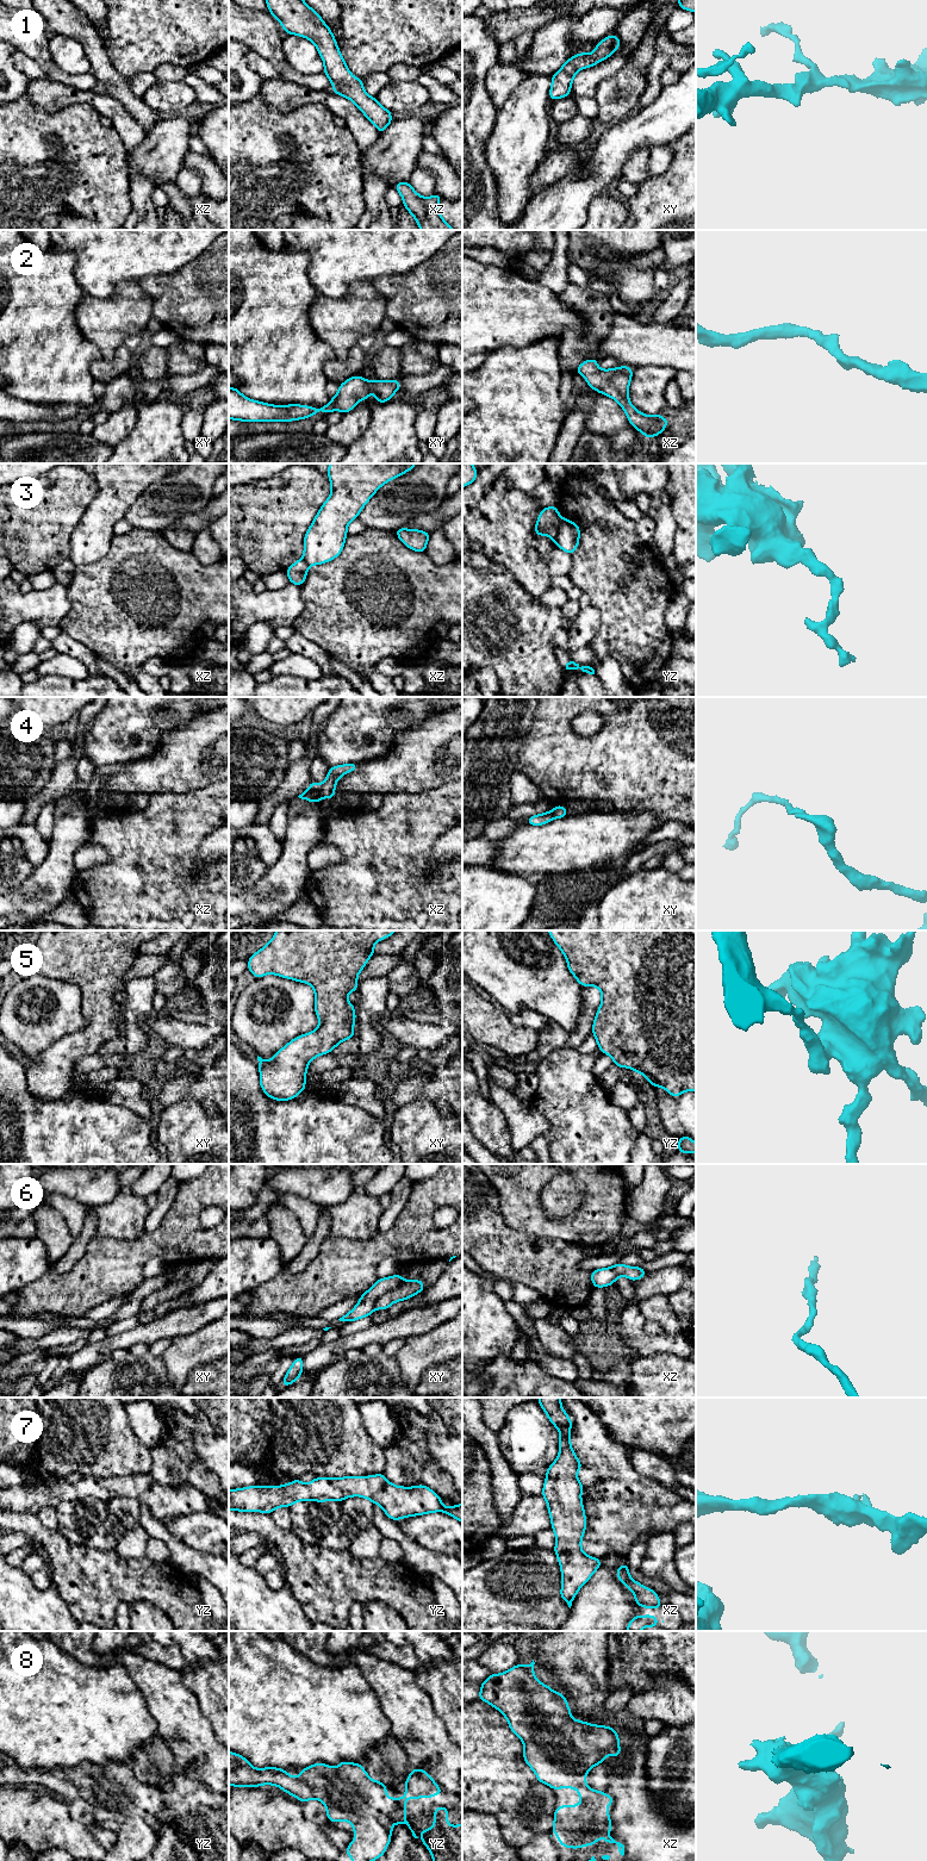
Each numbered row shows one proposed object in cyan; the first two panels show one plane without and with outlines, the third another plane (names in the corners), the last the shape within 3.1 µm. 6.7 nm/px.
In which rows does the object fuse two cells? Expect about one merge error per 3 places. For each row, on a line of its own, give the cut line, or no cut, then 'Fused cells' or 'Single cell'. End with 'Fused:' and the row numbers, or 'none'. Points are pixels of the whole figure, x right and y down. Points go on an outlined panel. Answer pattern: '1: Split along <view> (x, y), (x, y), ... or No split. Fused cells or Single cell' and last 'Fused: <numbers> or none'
1: No split. Single cell
2: No split. Single cell
3: Split along yz (562, 518), (555, 542). Fused cells
4: Split along xz (321, 785), (319, 797). Fused cells
5: No split. Single cell
6: Split along xy (402, 1278), (393, 1288), (378, 1299), (373, 1308). Fused cells
7: No split. Single cell
8: No split. Single cell
Fused: 3, 4, 6

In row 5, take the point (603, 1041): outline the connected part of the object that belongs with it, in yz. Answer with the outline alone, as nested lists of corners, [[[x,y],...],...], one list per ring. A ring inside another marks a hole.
[[[547,930],[552,936],[555,945],[561,950],[562,954],[567,960],[567,967],[570,972],[576,977],[578,983],[581,986],[597,986],[602,992],[602,1003],[597,1010],[593,1025],[592,1025],[592,1034],[598,1042],[598,1048],[604,1054],[609,1054],[614,1064],[618,1068],[628,1068],[632,1069],[642,1076],[645,1076],[652,1084],[653,1088],[662,1087],[670,1095],[674,1098],[679,1097],[679,1095],[684,1091],[695,1091],[696,1090],[696,930]]]

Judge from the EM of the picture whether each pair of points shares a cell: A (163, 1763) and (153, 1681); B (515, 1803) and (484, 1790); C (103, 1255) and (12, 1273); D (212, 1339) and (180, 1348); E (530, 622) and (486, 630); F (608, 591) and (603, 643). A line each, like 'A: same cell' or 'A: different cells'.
A: different cells
B: same cell
C: different cells
D: same cell
E: same cell
F: same cell

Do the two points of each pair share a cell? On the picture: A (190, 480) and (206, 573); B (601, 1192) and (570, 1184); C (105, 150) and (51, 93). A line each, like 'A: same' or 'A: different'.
A: different
B: different
C: different

